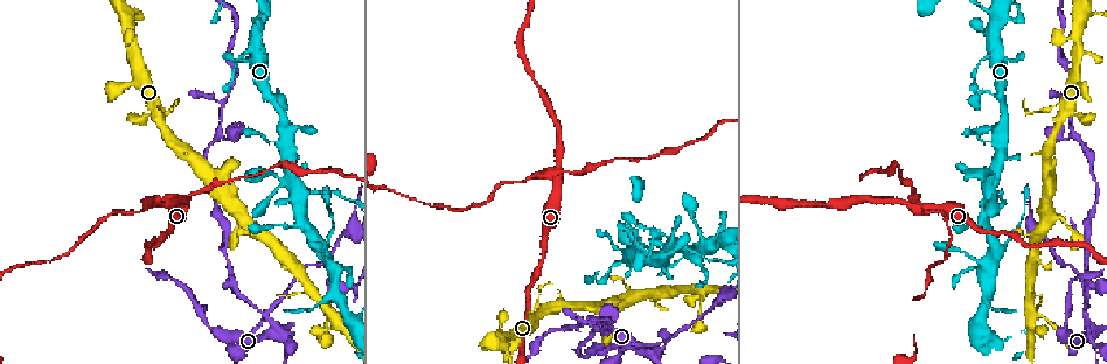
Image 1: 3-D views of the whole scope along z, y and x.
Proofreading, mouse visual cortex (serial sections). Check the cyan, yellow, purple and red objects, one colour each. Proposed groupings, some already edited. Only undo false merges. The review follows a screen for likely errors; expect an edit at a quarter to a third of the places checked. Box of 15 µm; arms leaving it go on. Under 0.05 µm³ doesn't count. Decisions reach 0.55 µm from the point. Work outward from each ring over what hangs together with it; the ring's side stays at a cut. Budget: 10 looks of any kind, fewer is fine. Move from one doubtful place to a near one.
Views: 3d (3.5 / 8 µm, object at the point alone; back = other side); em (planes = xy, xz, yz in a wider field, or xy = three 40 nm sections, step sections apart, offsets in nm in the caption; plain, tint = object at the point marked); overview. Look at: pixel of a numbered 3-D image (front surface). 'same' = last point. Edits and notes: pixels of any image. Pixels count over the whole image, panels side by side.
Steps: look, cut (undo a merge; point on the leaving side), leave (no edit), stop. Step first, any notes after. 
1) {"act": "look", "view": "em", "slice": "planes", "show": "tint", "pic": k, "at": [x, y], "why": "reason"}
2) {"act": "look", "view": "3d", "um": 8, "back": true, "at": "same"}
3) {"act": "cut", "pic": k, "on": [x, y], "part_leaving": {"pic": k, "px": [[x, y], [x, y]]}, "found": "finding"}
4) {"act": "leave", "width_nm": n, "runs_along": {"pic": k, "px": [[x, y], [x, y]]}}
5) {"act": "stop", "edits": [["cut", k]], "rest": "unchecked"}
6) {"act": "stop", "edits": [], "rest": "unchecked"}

{"act": "look", "view": "3d", "um": 3.5, "pic": 1, "at": [993, 246], "why": "sharp bend"}

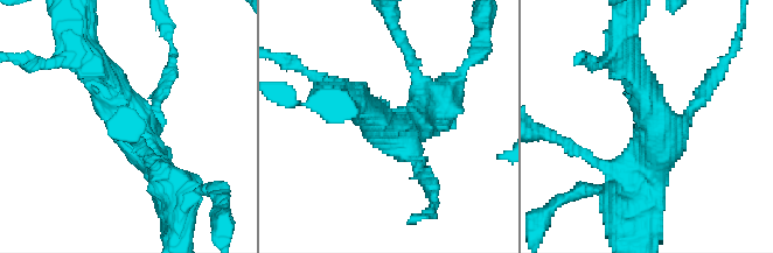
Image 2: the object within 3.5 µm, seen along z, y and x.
{"act": "look", "view": "em", "slice": "xy", "step": 3, "show": "tint", "pic": 2, "at": [382, 127], "why": "shape alone is not enough"}

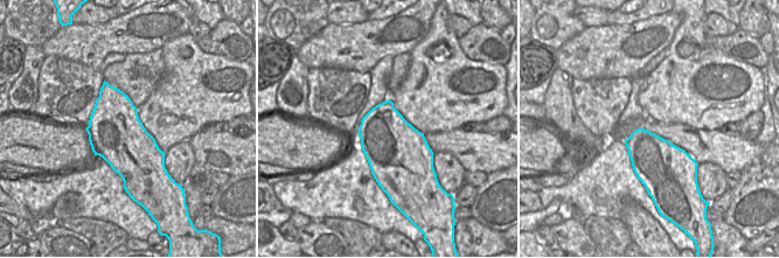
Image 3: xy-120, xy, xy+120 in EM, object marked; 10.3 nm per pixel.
{"act": "look", "view": "em", "slice": "planes", "show": "tint", "at": "same", "why": "cut it another way"}

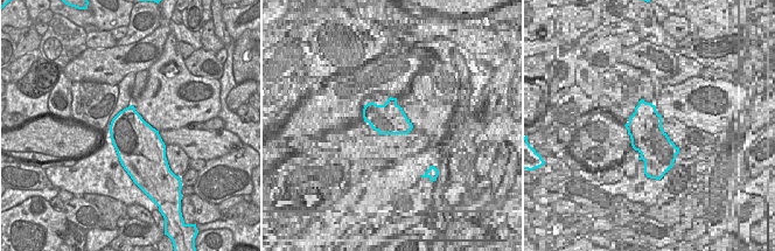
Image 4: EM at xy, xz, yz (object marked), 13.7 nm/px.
{"act": "leave", "runs_along": {"pic": 2, "px": [[99, 69], [118, 112], [175, 191]]}, "found": "all the same cell"}

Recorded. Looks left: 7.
{"act": "look", "view": "3d", "um": 3.5, "pic": 1, "at": [985, 141], "why": "thick turns thin"}

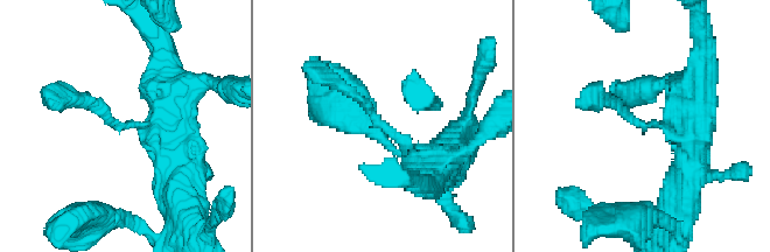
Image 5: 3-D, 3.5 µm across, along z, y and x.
{"act": "leave", "runs_along": {"pic": 5, "px": [[429, 172], [426, 156], [340, 85]]}, "found": "continuous, no second cell"}

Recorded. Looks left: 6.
{"act": "look", "view": "3d", "um": 3.5, "pic": 1, "at": [309, 190], "why": "calibre changes"}

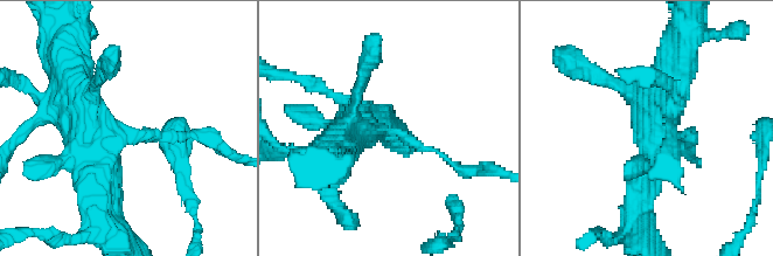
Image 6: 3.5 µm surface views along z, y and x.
{"act": "leave", "arm_widths_nm": [100, 500], "runs_along": {"pic": 6, "px": [[343, 142], [394, 130], [458, 168]]}, "found": "continuous, no second cell"}

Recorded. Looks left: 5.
{"act": "look", "view": "3d", "um": 3.5, "back": true, "pic": 1, "at": [703, 289], "why": "looks like a crossing"}

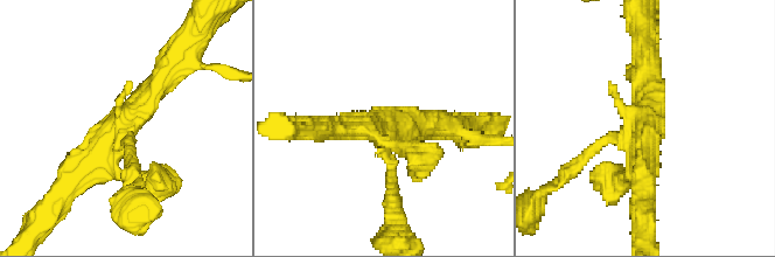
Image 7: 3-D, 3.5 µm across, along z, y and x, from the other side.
{"act": "look", "view": "em", "slice": "xy", "step": 1, "show": "tint", "pic": 7, "at": [386, 126]}

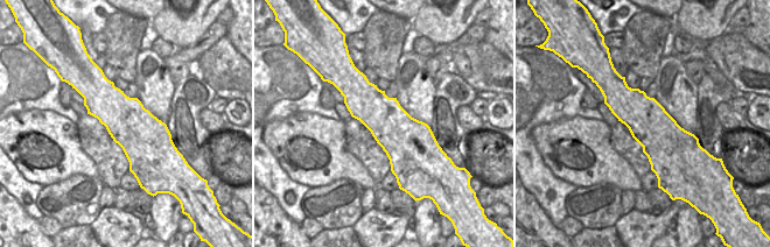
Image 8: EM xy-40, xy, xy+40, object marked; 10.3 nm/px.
{"act": "leave", "runs_along": {"pic": 7, "px": [[176, 64], [65, 186]]}, "found": "one cell here"}

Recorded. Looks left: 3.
{"act": "stop", "edits": [], "rest": "unchecked"}

